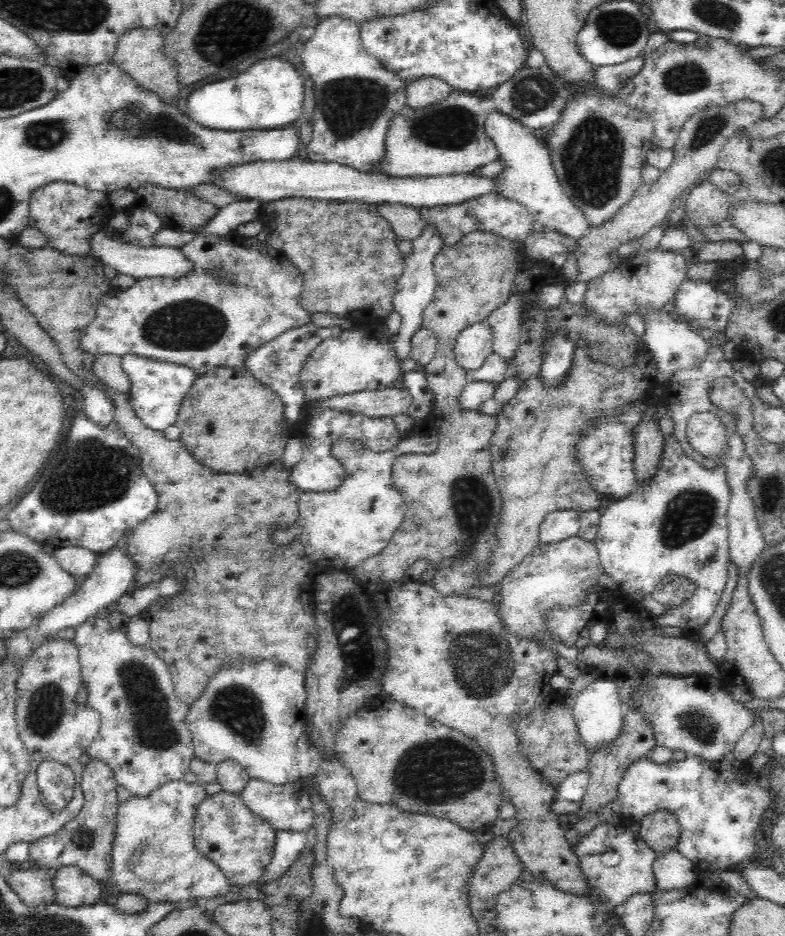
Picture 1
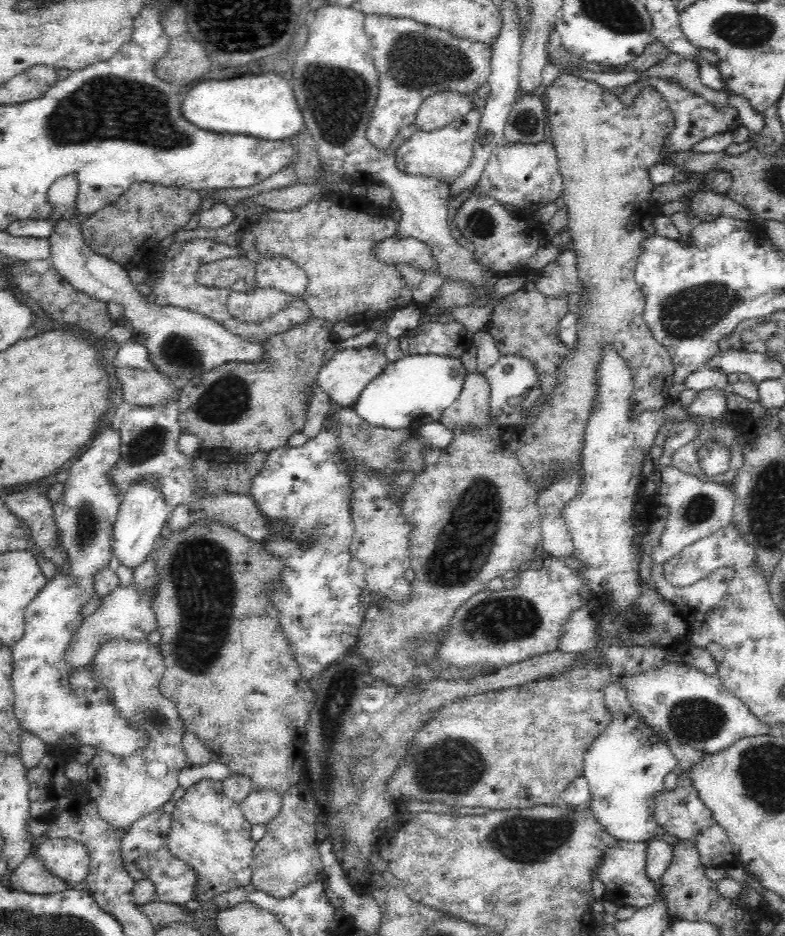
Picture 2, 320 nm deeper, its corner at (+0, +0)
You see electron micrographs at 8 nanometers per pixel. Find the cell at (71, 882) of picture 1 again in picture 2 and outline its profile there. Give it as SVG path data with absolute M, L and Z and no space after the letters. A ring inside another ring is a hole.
M43 838L36 840L34 854L44 866L70 886L84 883L88 874L90 855L86 847L71 838Z

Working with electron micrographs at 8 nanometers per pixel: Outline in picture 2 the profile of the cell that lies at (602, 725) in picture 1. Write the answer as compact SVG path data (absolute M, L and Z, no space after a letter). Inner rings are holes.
M619 710L610 711L609 726L592 741L588 749L584 750L583 776L586 777L591 795L588 808L595 815L596 822L599 822L604 830L618 841L648 842L656 838L656 828L659 824L653 816L650 800L658 792L665 791L664 778L679 763L669 746L658 739L655 732L645 730L644 724L636 717L631 718L621 714Z

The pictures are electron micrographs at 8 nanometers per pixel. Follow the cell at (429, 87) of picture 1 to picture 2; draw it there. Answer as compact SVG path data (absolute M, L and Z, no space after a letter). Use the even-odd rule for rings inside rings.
M444 91L424 99L418 109L414 127L423 131L438 130L448 123L461 119L474 110L468 95Z

